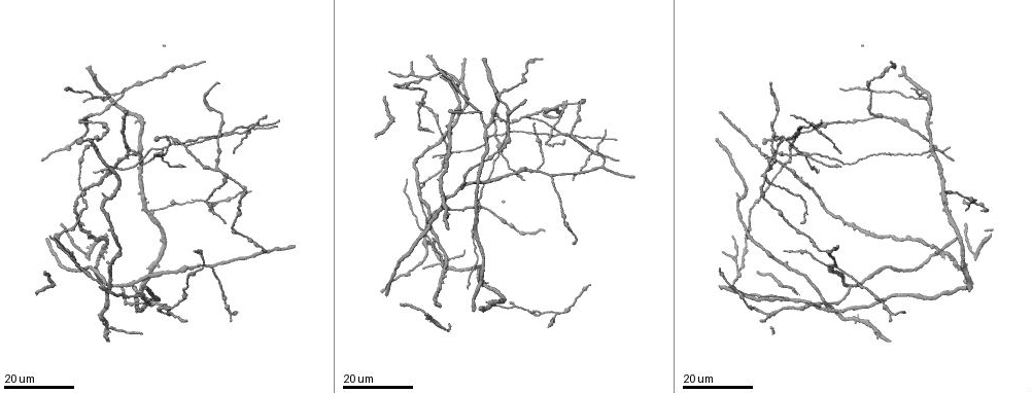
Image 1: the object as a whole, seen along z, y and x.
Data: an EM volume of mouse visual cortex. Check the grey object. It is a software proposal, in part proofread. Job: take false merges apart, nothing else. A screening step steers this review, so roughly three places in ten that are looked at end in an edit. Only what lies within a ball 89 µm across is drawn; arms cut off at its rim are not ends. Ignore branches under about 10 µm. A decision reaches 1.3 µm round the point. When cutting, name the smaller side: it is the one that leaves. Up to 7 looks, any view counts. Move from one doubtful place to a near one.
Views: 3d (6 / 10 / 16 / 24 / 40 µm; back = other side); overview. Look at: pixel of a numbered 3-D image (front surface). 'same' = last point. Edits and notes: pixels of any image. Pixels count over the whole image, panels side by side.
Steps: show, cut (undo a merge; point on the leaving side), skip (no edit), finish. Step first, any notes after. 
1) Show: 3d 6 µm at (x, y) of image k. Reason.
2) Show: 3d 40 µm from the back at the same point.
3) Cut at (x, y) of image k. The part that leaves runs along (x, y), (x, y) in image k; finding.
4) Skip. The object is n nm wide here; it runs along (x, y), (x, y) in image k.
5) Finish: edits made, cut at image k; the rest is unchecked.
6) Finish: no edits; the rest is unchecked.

Show: 3d 16 µm at (225, 178) of image 1. A fork.

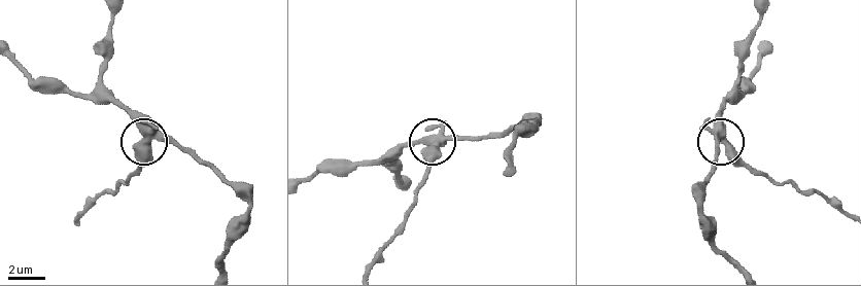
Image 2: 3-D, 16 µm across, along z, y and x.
Show: 3d 6 µm at (721, 135) of image 2.

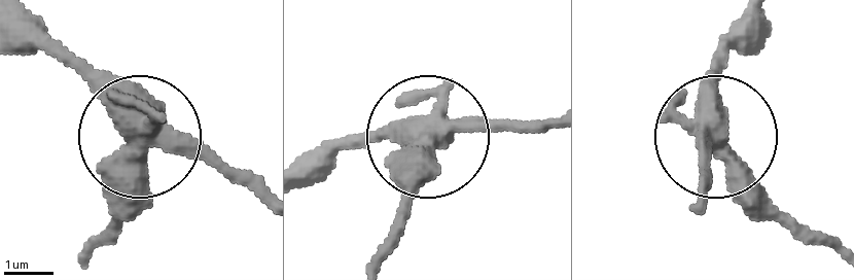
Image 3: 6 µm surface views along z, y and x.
Cut at (115, 195) of image 3. The object is 450 nm wide here; a second neuron is stuck on.

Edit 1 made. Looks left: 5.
Show: overview.

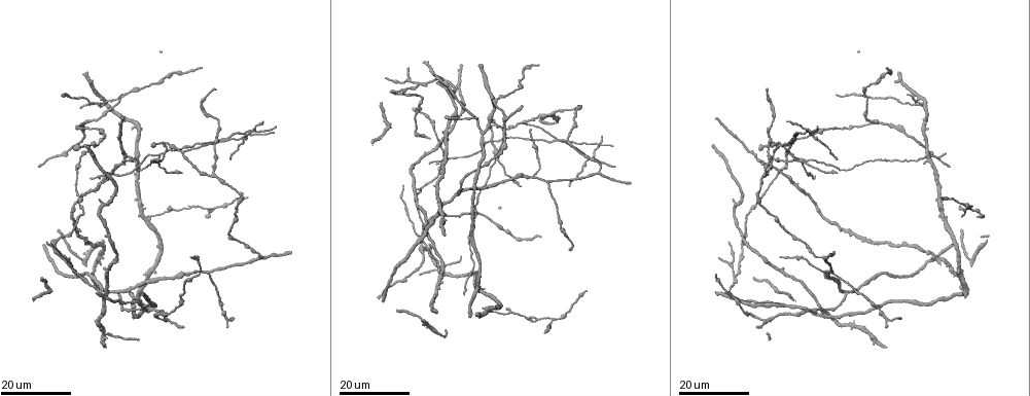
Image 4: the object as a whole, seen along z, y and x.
Show: 3d 24 µm at (505, 116) of image 4. Sudden change in width.

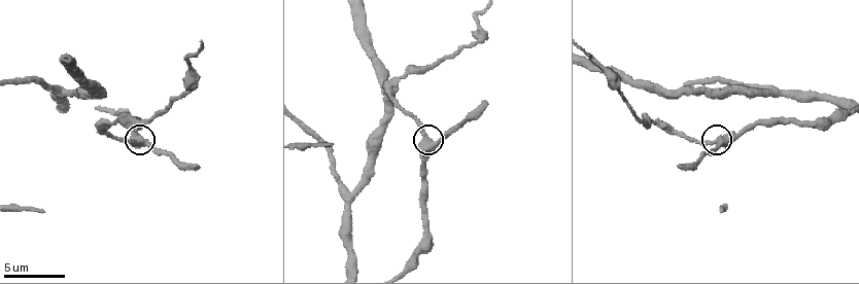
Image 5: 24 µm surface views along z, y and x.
Show: 3d 6 µm at (712, 143) of image 5. Closer look.

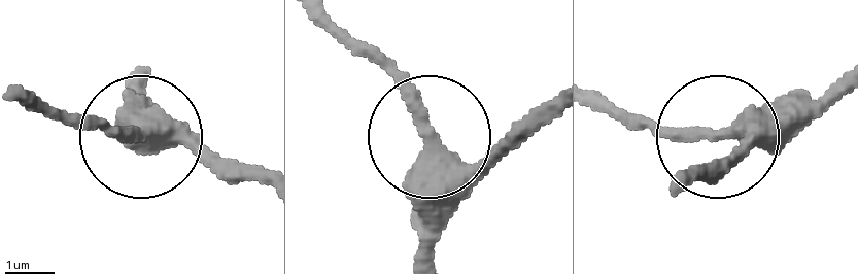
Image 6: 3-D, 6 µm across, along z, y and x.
Skip. It runs along (141, 74), (141, 132), (59, 120) in image 6; all the same neuron.

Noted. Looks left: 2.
Show: 3d 24 µm at (181, 151) of image 4.

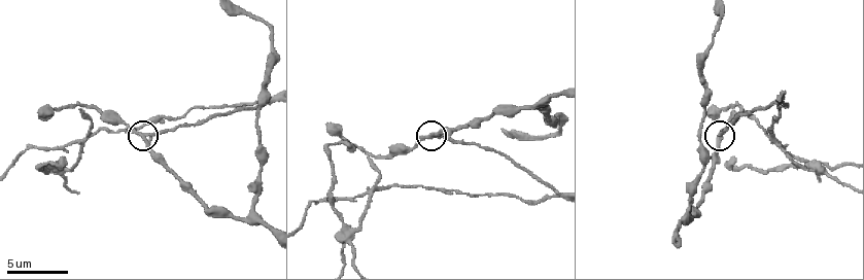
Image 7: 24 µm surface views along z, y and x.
Show: 3d 6 µm at (720, 137) of image 7.

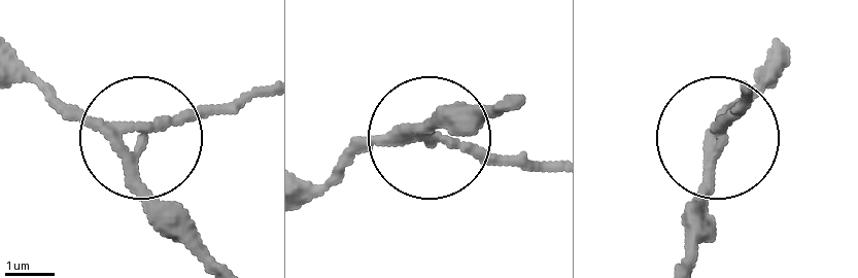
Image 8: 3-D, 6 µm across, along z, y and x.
Cut at (199, 111) of image 8. The part that leaves runs along (139, 127), (258, 91) in image 8; two neurons meet here.

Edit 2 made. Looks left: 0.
Finish: edits made, cut at image 3, cut at image 8; the rest is unchecked.

